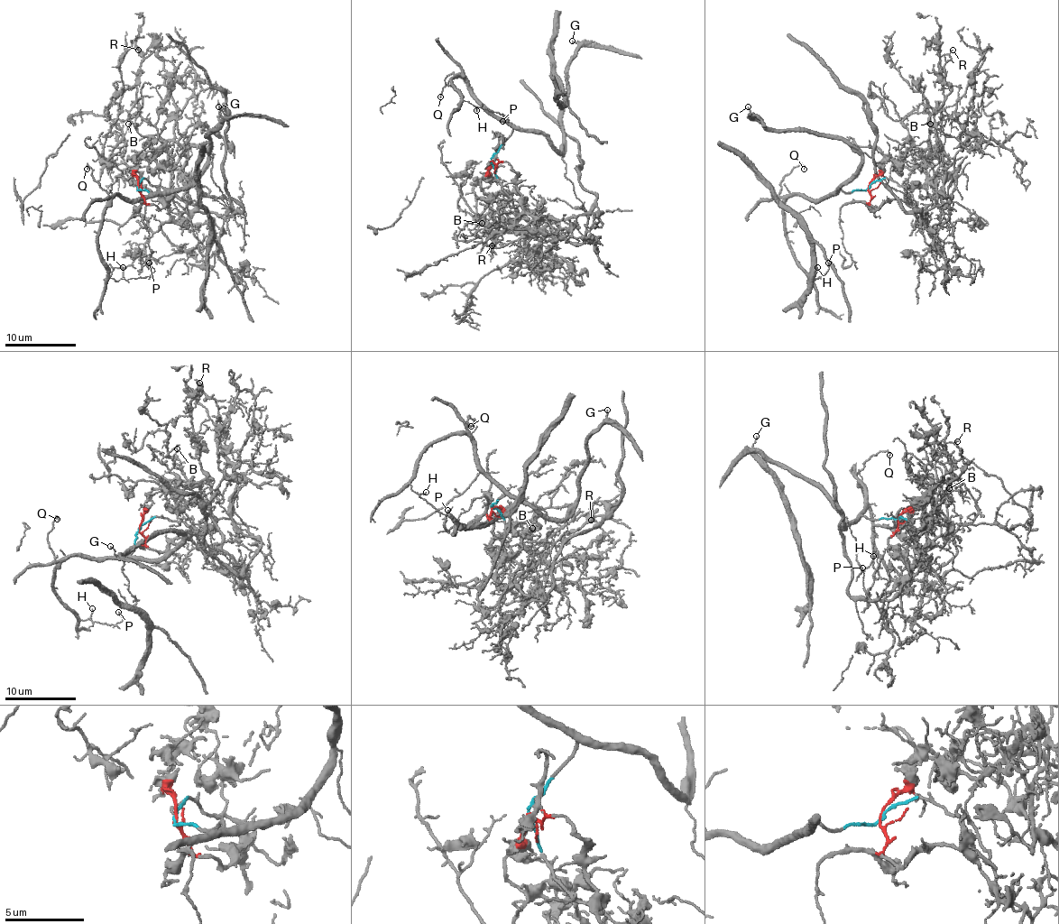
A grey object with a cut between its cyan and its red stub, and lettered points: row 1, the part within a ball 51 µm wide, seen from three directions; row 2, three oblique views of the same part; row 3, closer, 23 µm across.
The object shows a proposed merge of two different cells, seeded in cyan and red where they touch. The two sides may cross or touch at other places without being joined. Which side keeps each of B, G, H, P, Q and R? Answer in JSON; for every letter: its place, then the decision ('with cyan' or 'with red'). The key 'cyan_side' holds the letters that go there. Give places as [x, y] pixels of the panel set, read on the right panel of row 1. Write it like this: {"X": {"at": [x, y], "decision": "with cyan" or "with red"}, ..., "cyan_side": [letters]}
{"B": {"at": [930, 124], "decision": "with red"}, "G": {"at": [748, 106], "decision": "with cyan"}, "H": {"at": [817, 267], "decision": "with cyan"}, "P": {"at": [828, 263], "decision": "with cyan"}, "Q": {"at": [804, 169], "decision": "with cyan"}, "R": {"at": [953, 50], "decision": "with red"}, "cyan_side": ["G", "H", "P", "Q"]}

